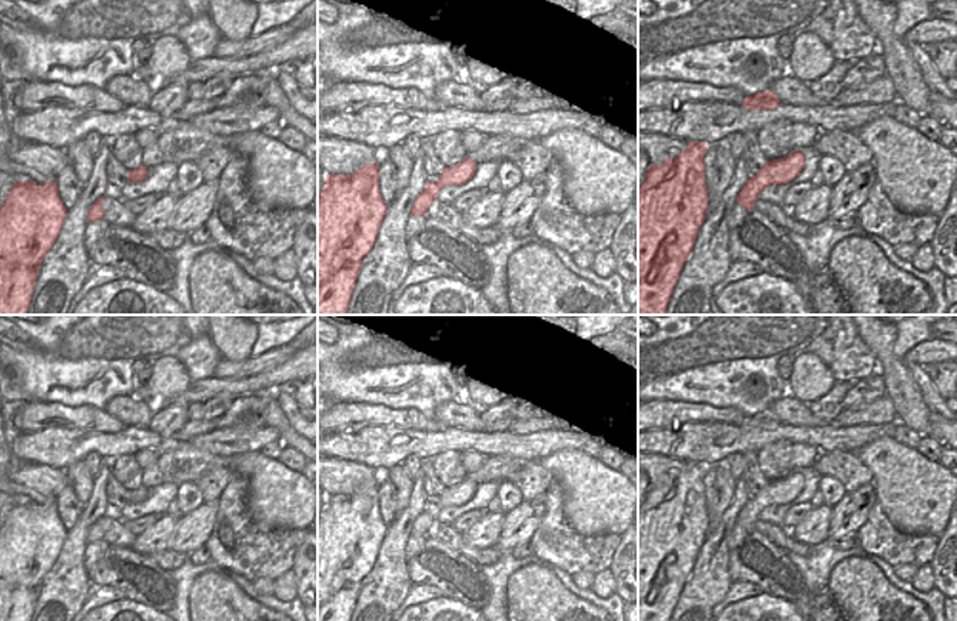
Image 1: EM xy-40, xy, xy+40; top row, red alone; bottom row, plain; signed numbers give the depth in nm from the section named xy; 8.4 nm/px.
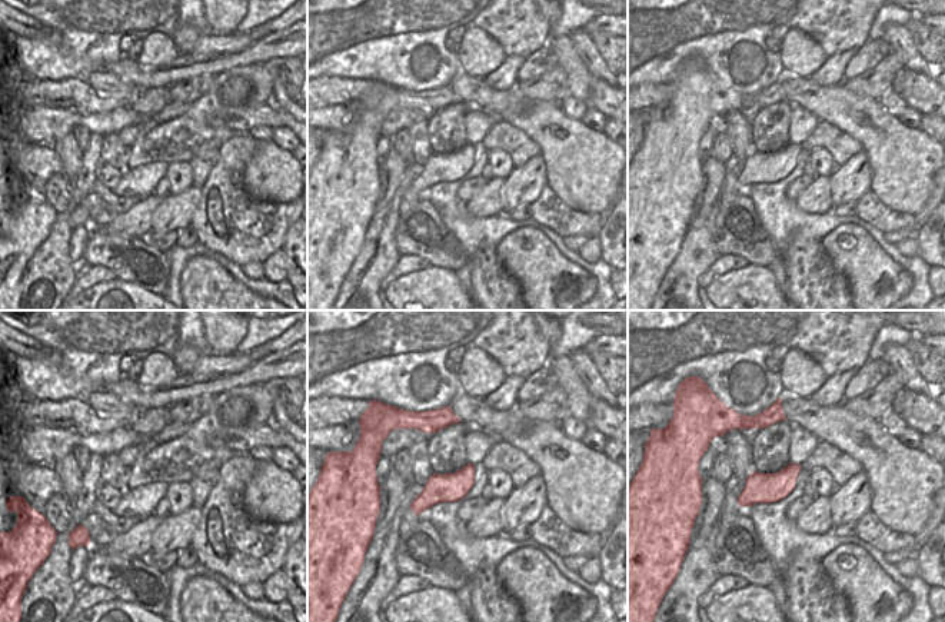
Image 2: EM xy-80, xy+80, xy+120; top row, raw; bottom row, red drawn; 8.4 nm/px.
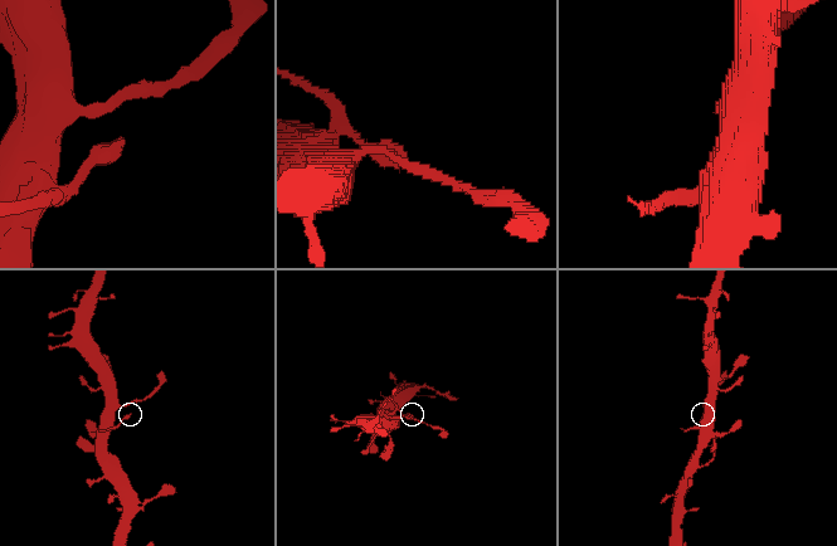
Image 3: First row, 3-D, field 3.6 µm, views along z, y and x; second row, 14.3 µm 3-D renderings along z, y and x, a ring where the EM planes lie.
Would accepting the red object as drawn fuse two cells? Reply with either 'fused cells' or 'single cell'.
single cell

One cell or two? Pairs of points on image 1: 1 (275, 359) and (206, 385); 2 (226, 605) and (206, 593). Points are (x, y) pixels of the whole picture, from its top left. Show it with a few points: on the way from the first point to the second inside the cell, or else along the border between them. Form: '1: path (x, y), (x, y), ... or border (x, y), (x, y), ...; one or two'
1: border (212, 377), (235, 381); two
2: path (222, 605), (210, 595); one

